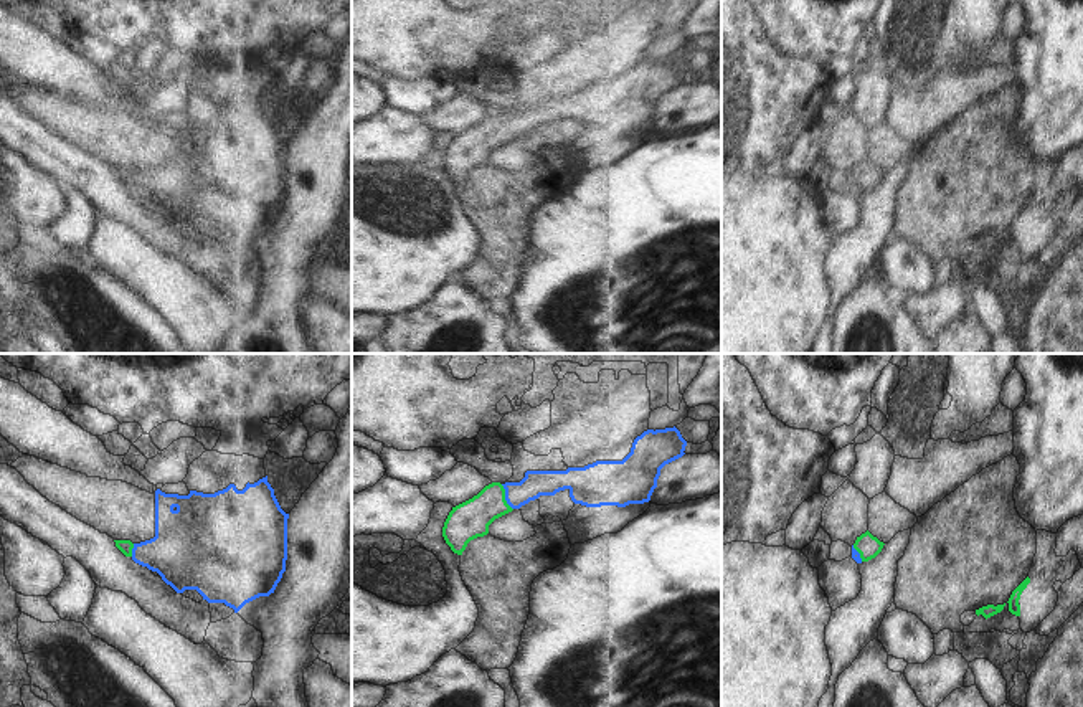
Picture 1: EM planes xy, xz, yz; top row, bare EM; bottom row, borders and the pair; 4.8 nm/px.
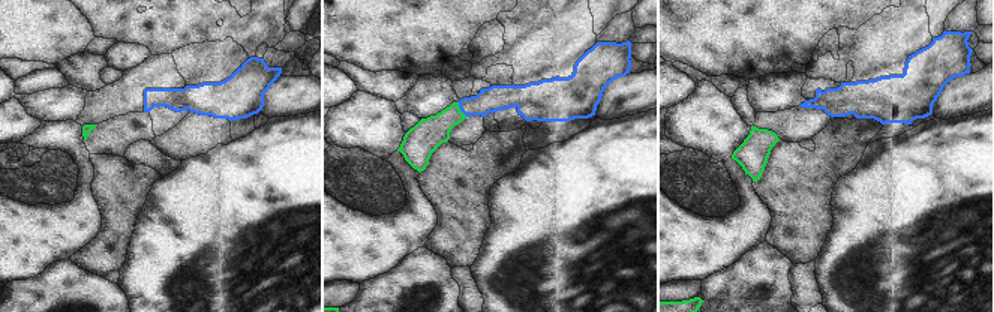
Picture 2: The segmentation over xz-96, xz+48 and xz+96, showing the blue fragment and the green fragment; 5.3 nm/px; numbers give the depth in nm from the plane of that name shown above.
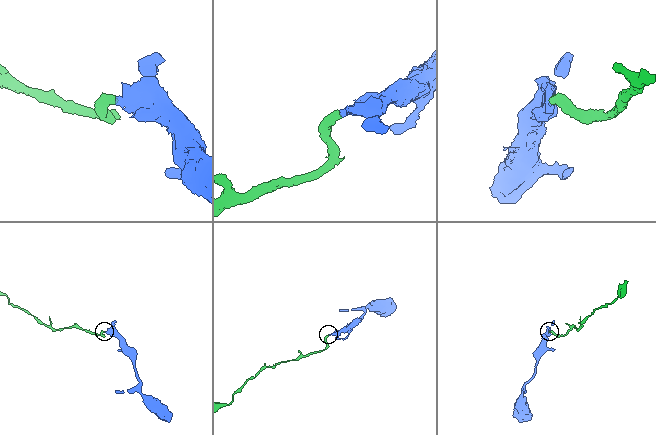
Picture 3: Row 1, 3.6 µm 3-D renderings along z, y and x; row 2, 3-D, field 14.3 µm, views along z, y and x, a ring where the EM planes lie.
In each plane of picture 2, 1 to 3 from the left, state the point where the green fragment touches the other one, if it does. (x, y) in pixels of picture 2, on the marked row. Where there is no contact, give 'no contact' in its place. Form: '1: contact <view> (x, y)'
1: no contact
2: contact xz+48 (461, 110)
3: no contact

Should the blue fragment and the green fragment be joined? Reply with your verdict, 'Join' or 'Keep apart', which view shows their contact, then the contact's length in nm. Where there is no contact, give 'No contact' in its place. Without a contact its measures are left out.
Join. Touches blue in xz. Shared border 140 nm.

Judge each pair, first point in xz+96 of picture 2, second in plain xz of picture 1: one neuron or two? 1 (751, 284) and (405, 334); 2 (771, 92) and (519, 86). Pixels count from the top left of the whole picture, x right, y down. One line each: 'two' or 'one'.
1: one
2: two

